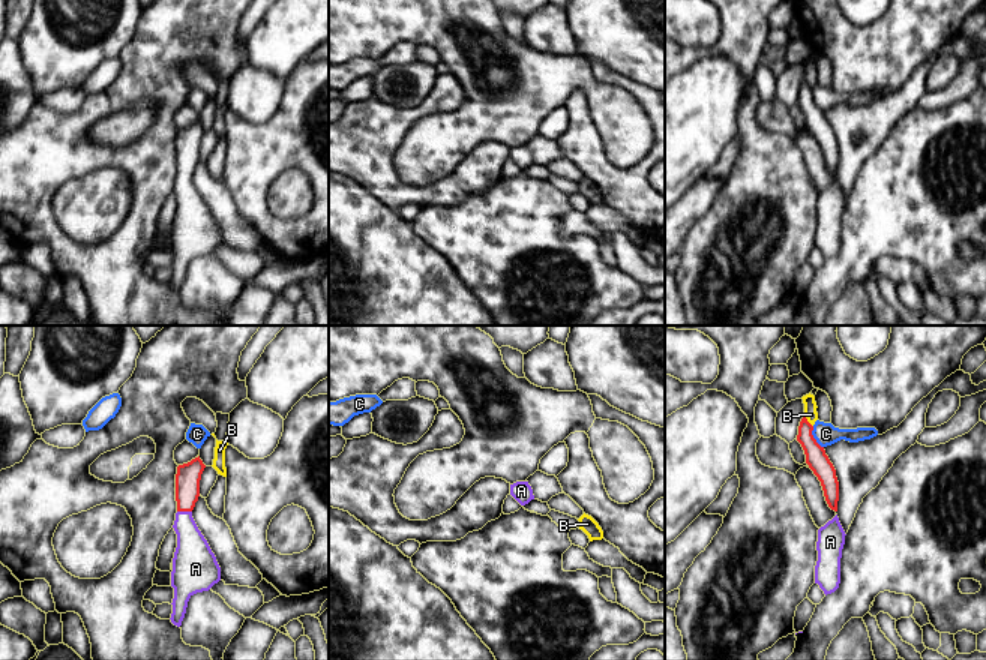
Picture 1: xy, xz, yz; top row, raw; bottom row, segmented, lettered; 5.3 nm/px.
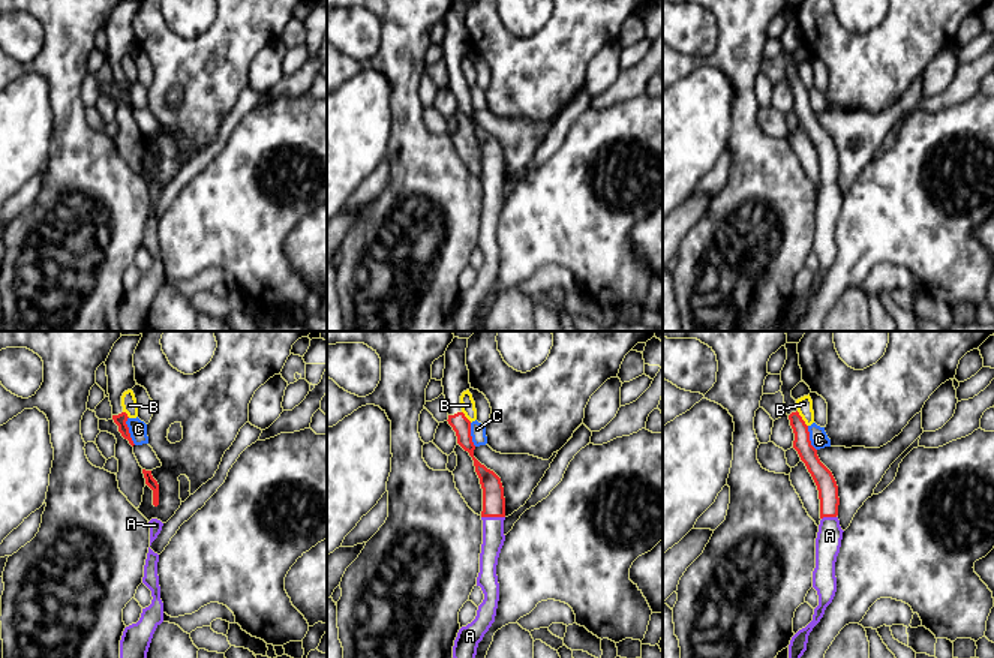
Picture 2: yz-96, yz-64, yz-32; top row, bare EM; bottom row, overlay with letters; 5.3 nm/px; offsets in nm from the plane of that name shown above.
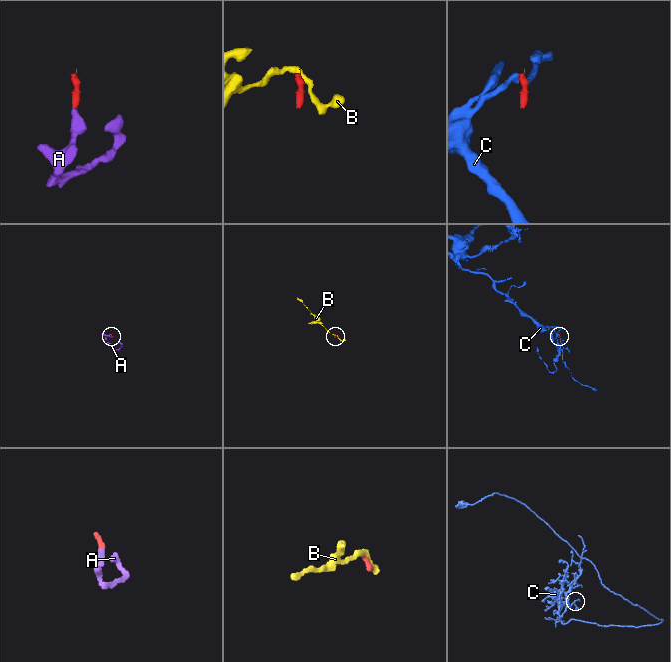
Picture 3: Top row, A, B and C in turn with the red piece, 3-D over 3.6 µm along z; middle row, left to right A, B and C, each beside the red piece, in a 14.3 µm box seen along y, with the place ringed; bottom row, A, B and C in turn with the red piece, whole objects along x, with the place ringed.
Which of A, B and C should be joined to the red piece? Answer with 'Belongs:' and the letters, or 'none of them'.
Belongs: A

